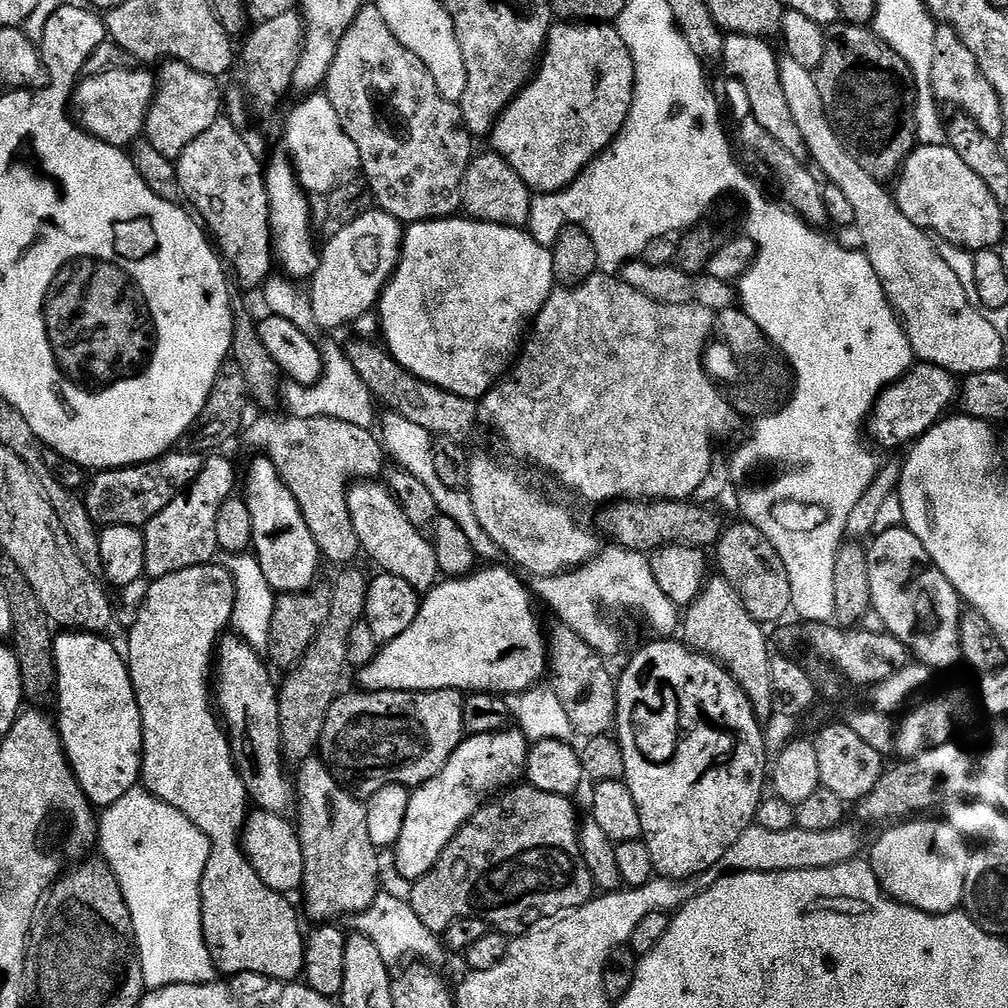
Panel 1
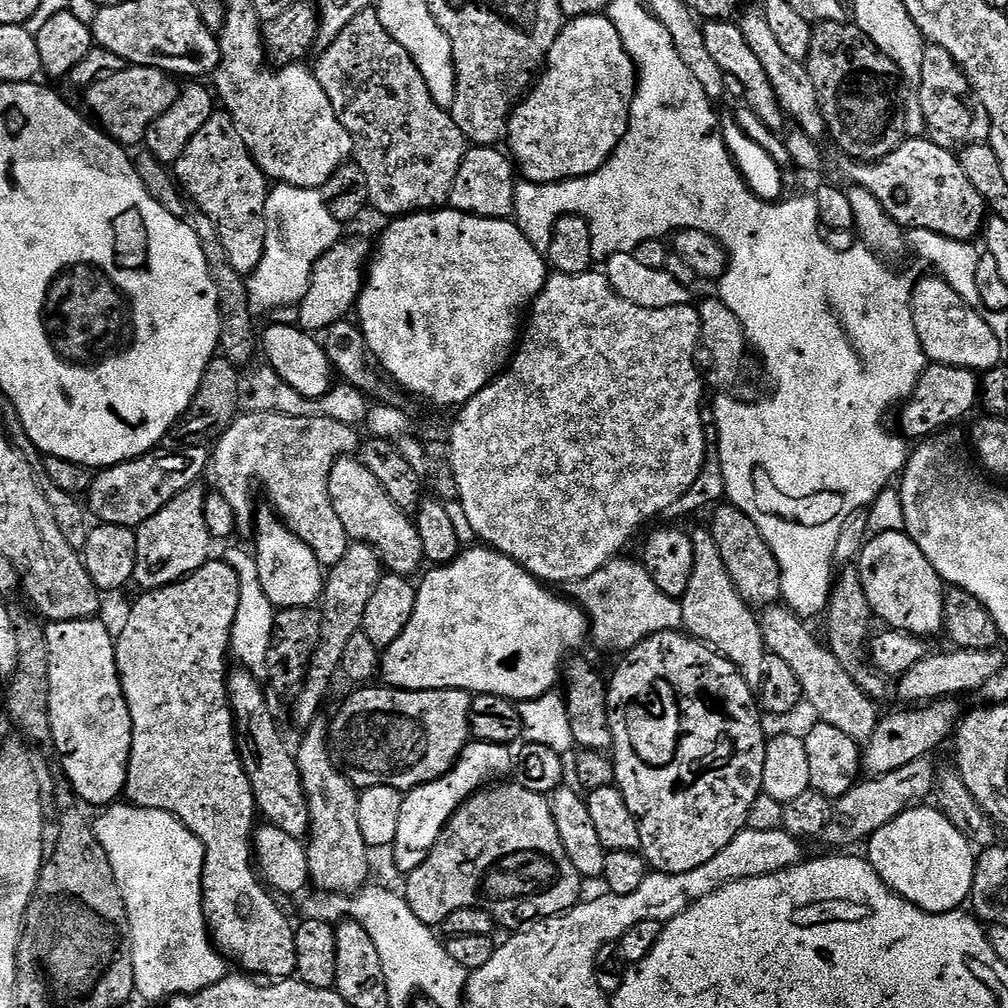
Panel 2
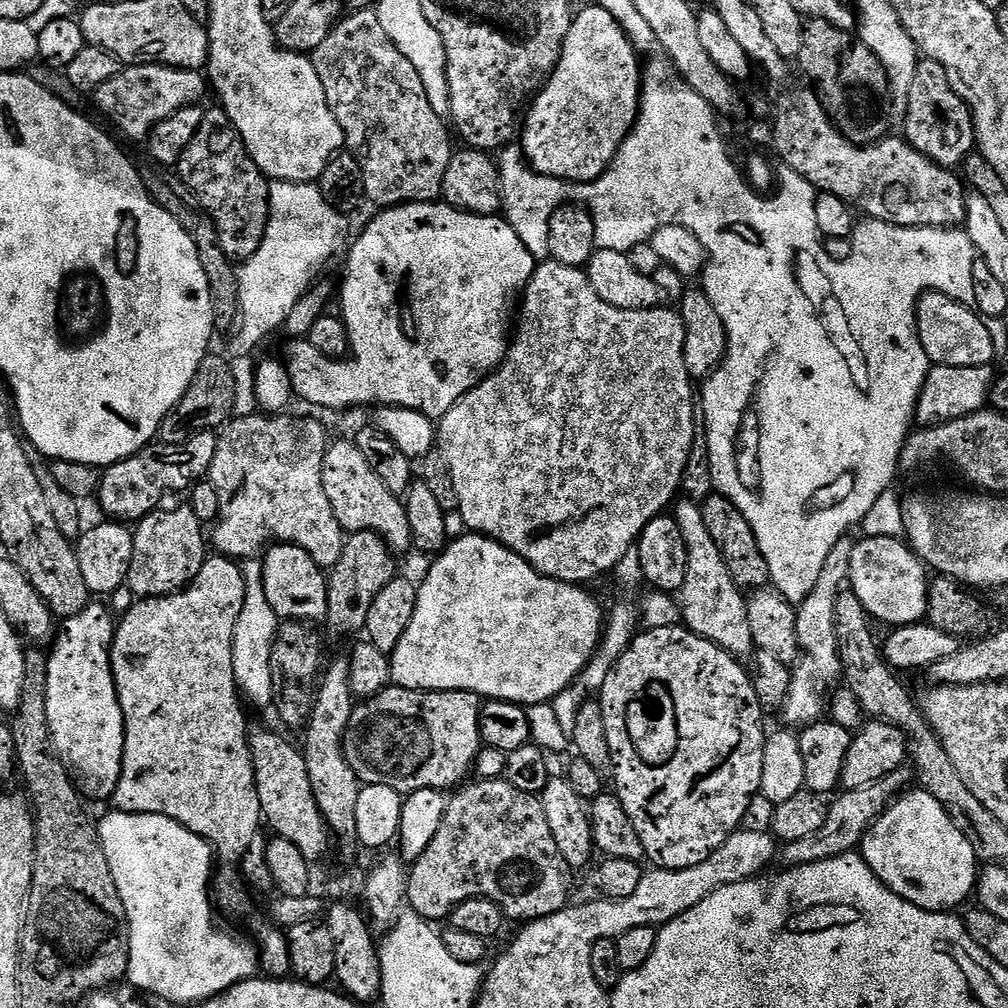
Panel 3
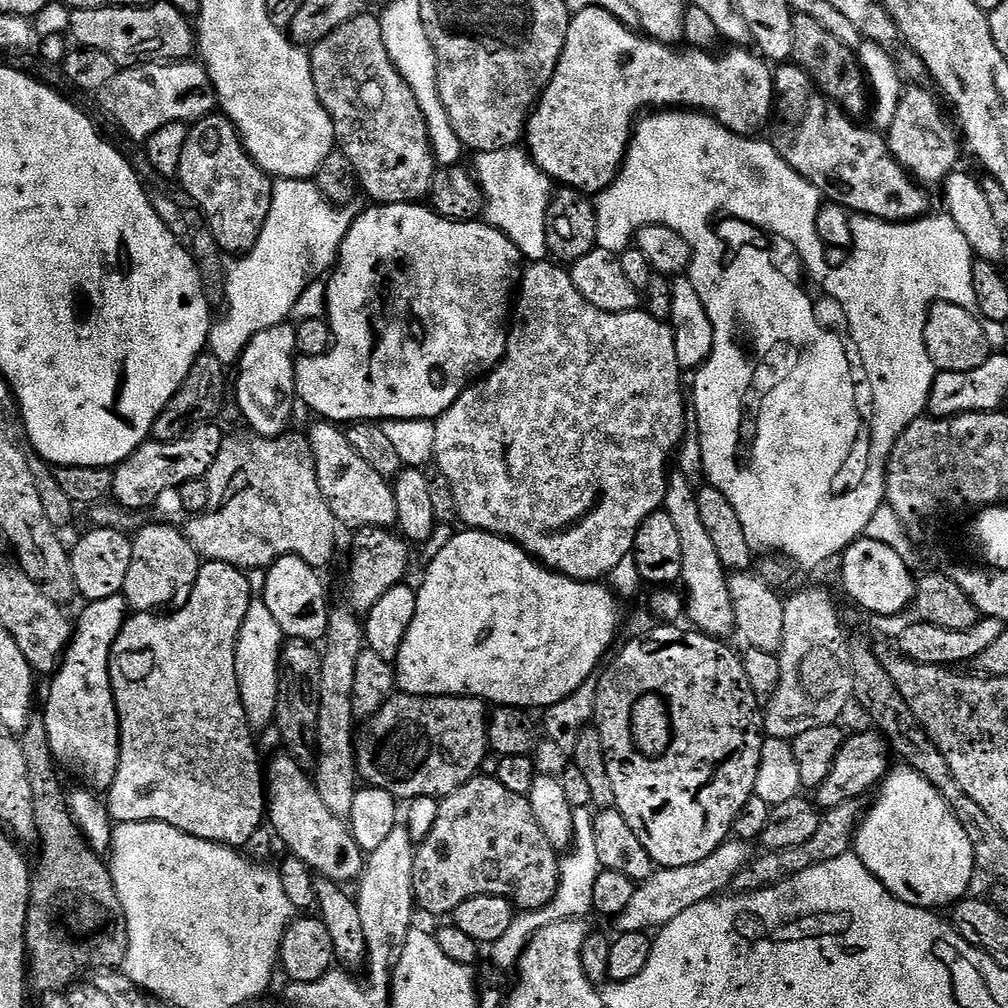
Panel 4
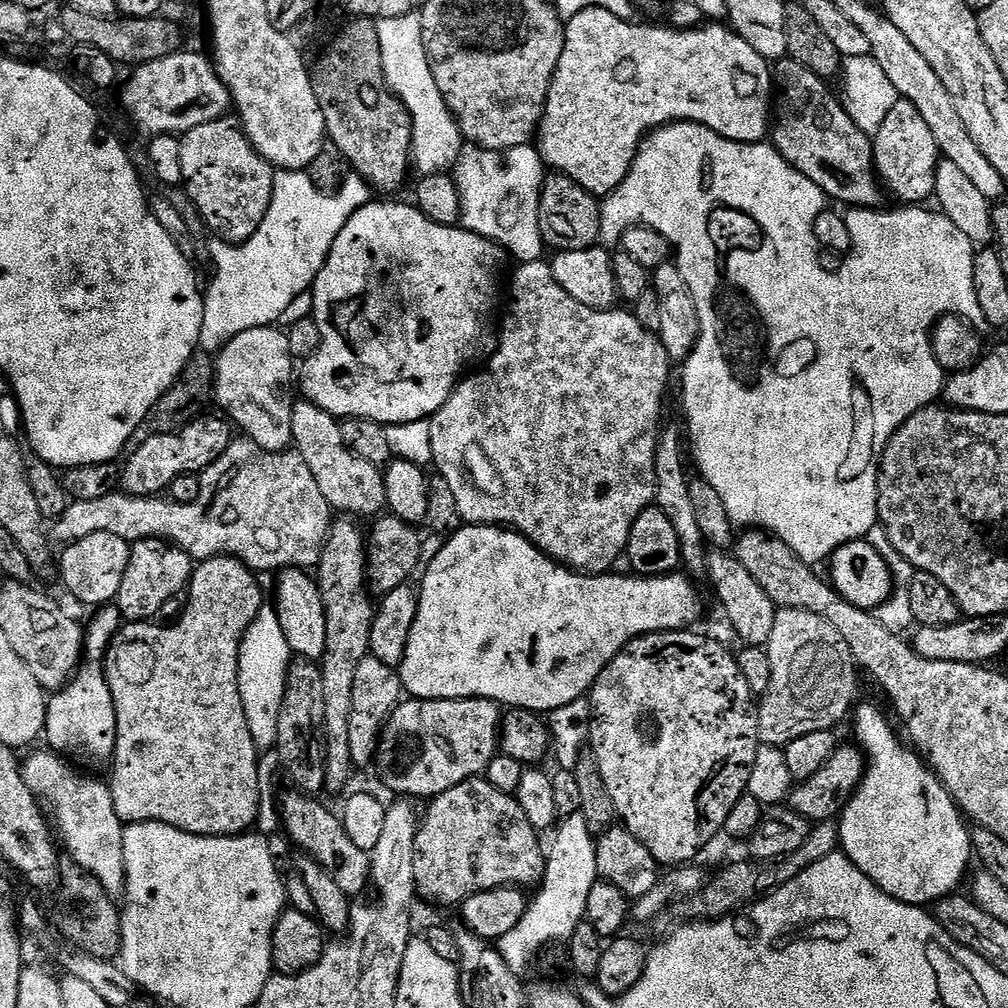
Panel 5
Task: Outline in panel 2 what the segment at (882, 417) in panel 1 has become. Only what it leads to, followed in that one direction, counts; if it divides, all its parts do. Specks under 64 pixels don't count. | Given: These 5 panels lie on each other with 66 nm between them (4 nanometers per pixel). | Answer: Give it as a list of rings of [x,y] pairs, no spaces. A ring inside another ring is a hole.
[[[929,363],[918,378],[916,389],[907,400],[903,401],[899,409],[899,412],[901,411],[899,435],[912,442],[935,437],[939,433],[936,432],[939,428],[962,419],[972,407],[977,407],[980,391],[981,381],[975,371],[954,365]]]

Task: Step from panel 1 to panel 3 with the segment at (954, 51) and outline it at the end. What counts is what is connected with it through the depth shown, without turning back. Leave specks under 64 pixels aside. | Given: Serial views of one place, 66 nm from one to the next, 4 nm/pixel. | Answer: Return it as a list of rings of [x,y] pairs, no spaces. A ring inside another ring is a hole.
[[[920,62],[916,66],[914,82],[911,90],[906,93],[906,122],[904,124],[905,139],[912,147],[935,160],[944,167],[957,167],[972,150],[975,149],[976,130],[973,126],[972,112],[968,104],[955,95],[949,86],[945,68],[940,64]],[[950,120],[950,124],[942,122]]]

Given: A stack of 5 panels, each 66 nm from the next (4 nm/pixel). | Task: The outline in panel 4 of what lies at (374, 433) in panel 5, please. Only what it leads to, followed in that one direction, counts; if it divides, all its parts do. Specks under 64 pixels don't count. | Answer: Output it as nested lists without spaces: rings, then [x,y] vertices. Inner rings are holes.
[[[353,422],[347,425],[346,431],[350,446],[354,446],[354,450],[358,450],[358,454],[369,466],[374,466],[374,470],[378,470],[378,474],[394,478],[392,484],[394,502],[398,502],[398,518],[395,527],[400,535],[412,546],[426,543],[435,534],[436,527],[438,527],[434,506],[430,499],[428,472],[419,467],[405,467],[404,462],[398,456],[396,447],[389,441],[383,429],[383,423]]]

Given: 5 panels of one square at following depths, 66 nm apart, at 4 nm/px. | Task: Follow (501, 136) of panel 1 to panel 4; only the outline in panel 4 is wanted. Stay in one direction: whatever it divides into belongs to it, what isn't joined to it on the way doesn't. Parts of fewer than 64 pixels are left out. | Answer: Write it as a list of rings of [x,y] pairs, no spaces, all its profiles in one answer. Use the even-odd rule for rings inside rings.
[[[587,8],[586,10],[575,13],[568,22],[566,46],[560,55],[556,72],[553,74],[552,80],[548,83],[547,88],[545,88],[544,95],[540,97],[532,115],[528,117],[526,148],[534,163],[539,166],[542,172],[551,176],[557,185],[574,188],[577,192],[583,192],[585,194],[599,194],[606,191],[616,180],[616,175],[620,173],[620,165],[624,163],[624,155],[628,152],[628,141],[632,138],[633,131],[638,123],[638,117],[645,110],[699,110],[715,116],[717,122],[729,128],[736,135],[749,138],[755,137],[759,133],[756,131],[764,123],[766,123],[765,125],[769,123],[770,117],[774,112],[774,72],[755,51],[745,50],[743,47],[736,46],[728,50],[732,52],[724,52],[720,57],[716,57],[711,56],[713,53],[708,50],[679,52],[680,50],[679,47],[670,44],[659,44],[657,40],[653,40],[641,34],[639,31],[627,28],[618,17],[601,8]]]

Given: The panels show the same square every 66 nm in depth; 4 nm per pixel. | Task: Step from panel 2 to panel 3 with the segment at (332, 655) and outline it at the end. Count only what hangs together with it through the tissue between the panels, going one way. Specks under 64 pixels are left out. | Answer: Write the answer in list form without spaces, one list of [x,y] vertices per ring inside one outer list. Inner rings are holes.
[[[353,532],[345,539],[342,556],[337,560],[337,564],[330,568],[327,577],[327,614],[324,622],[325,625],[328,624],[329,630],[334,635],[346,636],[363,631],[366,614],[370,614],[370,606],[374,602],[374,598],[386,586],[386,582],[395,580],[398,575],[395,559],[397,560],[397,557],[390,551],[388,543],[373,532]]]

